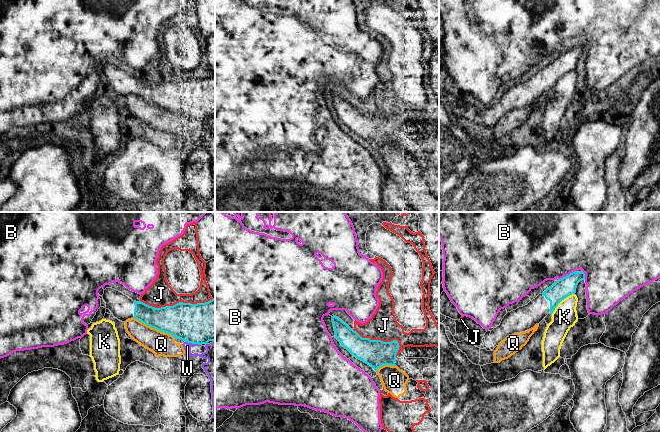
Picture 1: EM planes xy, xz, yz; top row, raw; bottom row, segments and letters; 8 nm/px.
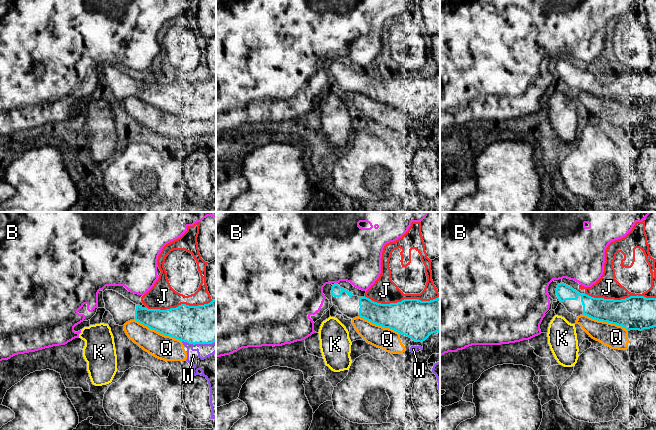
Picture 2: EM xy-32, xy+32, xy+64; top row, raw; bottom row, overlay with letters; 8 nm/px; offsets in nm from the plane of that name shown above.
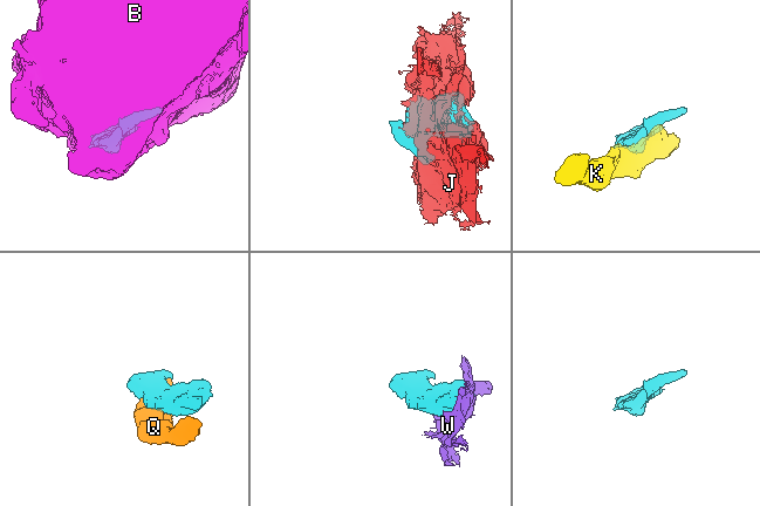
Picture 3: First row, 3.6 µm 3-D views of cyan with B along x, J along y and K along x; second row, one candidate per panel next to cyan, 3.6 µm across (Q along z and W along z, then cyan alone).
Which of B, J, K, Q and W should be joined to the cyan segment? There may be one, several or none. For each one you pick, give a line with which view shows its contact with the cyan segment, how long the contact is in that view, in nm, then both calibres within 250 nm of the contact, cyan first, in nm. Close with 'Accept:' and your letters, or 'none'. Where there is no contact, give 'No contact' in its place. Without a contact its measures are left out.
Accept: none

